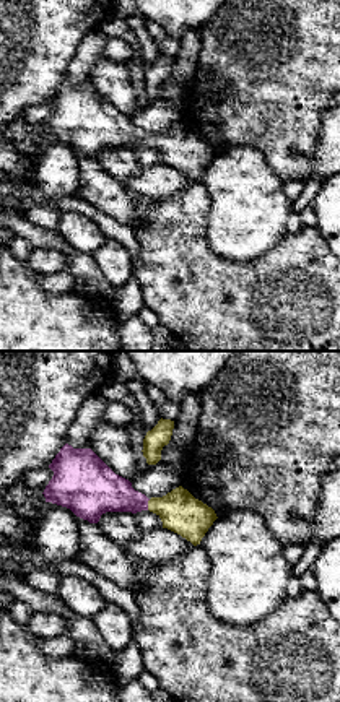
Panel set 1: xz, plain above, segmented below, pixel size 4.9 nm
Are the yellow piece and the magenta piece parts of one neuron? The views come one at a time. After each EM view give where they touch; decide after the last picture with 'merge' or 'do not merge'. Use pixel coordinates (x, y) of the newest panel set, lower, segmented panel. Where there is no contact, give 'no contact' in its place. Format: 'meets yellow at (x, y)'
meets yellow at (148, 504)

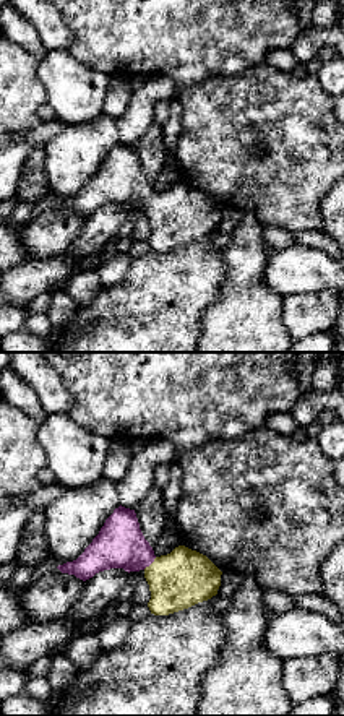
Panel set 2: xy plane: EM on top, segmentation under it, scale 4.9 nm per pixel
meets yellow at (151, 564)

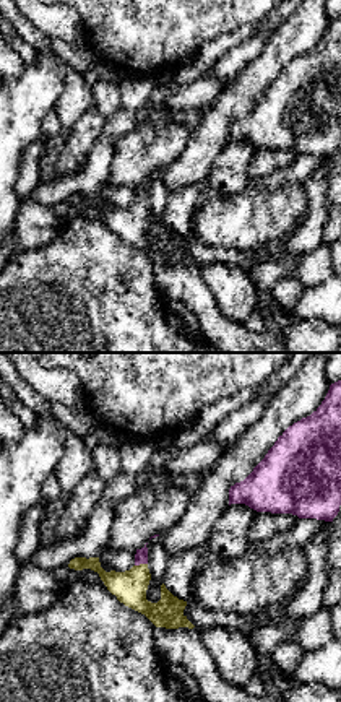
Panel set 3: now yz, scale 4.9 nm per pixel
meets yellow at (140, 564)

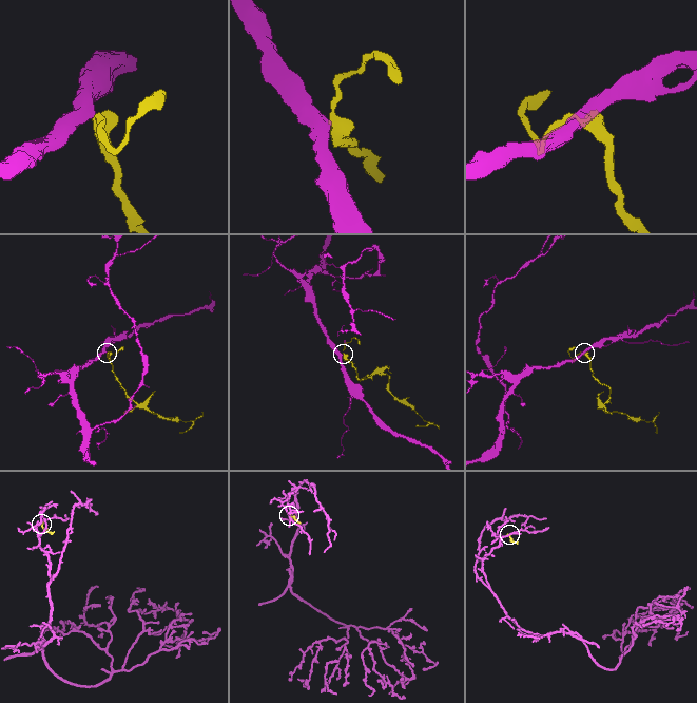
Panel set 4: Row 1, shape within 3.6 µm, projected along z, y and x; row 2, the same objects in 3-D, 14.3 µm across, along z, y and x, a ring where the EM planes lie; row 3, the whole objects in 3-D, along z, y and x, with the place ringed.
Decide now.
merge

